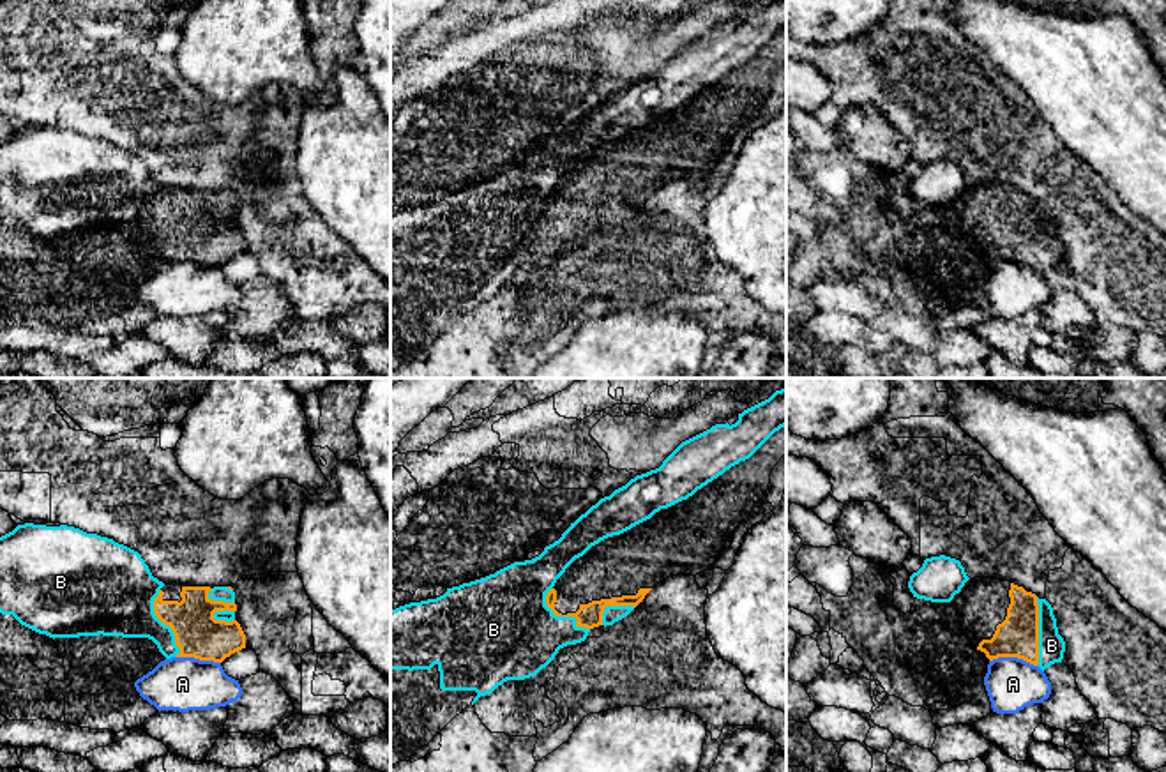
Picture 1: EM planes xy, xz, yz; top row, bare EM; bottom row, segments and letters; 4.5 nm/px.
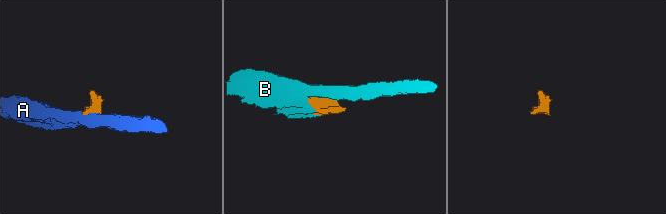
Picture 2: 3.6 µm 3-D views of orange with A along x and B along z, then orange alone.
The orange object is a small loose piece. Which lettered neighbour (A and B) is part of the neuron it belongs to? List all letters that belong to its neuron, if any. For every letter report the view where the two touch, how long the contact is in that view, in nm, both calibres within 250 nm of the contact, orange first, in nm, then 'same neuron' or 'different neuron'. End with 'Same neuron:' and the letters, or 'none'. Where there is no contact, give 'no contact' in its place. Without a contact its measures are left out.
A: yz | 220 nm | 190/240 nm | different neuron
B: xy | 320 nm | 220/340 nm | different neuron
Same neuron: none

